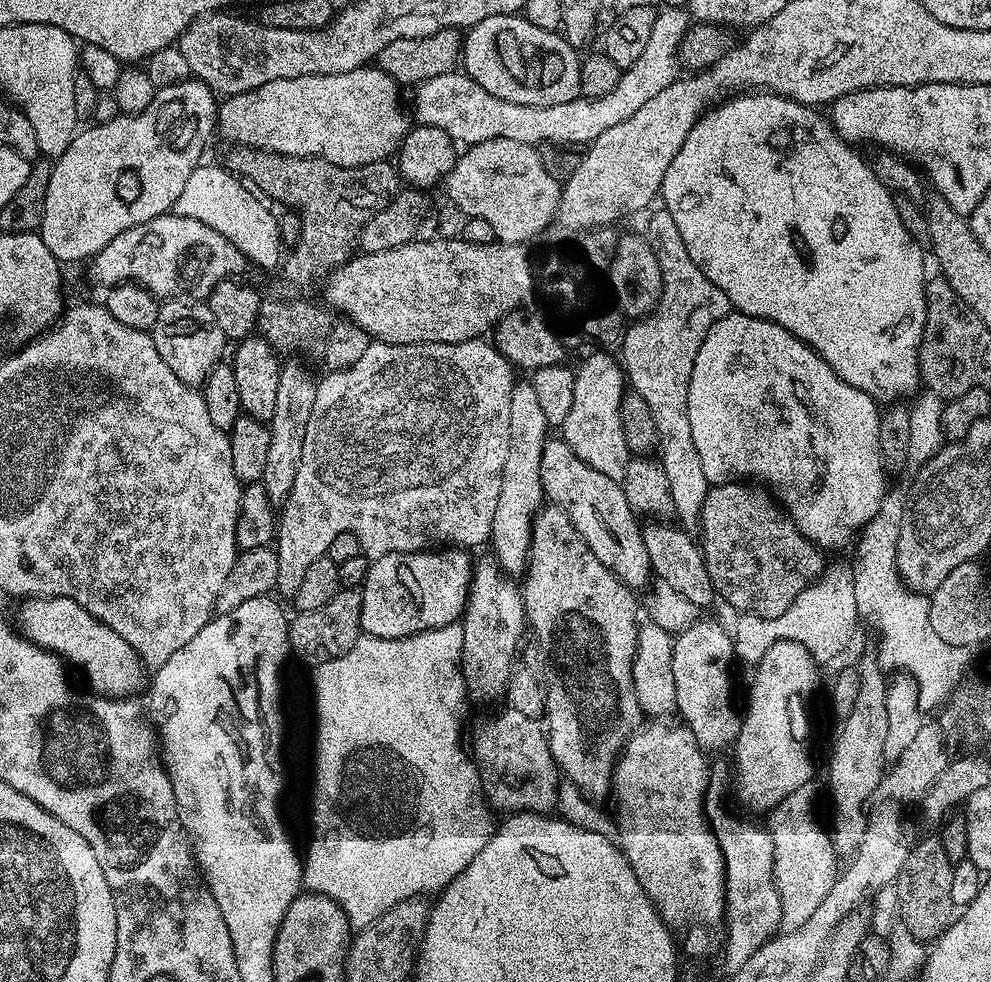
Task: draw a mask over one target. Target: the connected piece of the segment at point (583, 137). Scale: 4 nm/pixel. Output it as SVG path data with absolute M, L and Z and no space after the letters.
M661 7L657 11L654 31L650 34L646 50L642 50L642 54L639 56L638 62L634 62L634 66L621 71L618 86L614 90L610 90L610 94L602 94L601 96L579 95L576 100L561 102L552 106L519 105L516 102L508 102L495 97L489 91L484 90L464 70L457 70L440 74L438 78L421 80L419 84L415 85L416 97L412 100L413 106L416 107L416 116L414 112L415 123L425 128L446 130L446 134L450 134L450 138L460 146L490 142L494 138L510 138L514 142L526 142L533 146L541 144L587 146L592 143L594 138L598 138L598 134L610 130L610 126L618 126L618 122L626 122L626 118L630 118L630 114L635 114L644 103L650 102L650 98L654 98L654 94L666 90L666 86L670 86L678 78L676 64L678 68L678 61L682 56L684 36L690 27L689 13L683 7L680 8L663 9Z

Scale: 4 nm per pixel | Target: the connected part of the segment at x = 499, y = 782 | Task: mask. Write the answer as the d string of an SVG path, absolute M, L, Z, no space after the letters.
M504 706L501 712L493 714L489 720L480 720L472 728L470 755L480 769L480 781L485 797L493 809L508 812L504 814L548 814L557 807L556 793L560 790L562 773L556 766L556 759L548 748L548 734L541 721L534 716L527 716L511 706Z

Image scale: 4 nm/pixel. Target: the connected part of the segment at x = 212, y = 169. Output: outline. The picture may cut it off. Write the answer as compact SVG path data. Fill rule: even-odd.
M199 164L191 172L182 193L178 194L173 213L205 222L238 246L247 261L253 261L262 268L272 268L278 262L276 255L282 252L279 217L255 191L242 183L244 182L237 175L221 165Z

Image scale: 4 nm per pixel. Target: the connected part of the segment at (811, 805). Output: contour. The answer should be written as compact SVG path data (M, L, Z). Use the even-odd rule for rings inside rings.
M813 778L798 786L793 794L788 794L766 816L766 830L771 833L774 842L775 886L782 902L779 931L784 933L798 930L814 914L833 888L838 874L838 856L831 833L816 820L816 802L824 792L823 781L818 780Z

